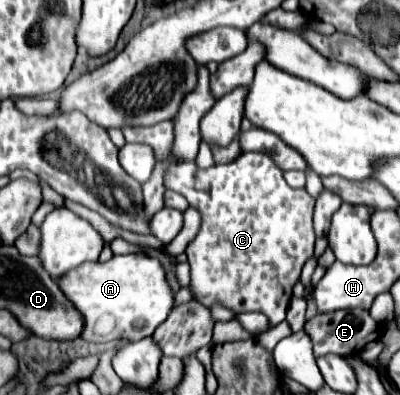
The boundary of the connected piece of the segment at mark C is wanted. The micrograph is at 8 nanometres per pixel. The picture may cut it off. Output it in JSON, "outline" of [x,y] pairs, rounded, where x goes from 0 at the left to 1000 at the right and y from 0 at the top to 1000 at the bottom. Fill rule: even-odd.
{"outline":[[[433,309],[388,314],[378,324],[308,324],[313,354],[323,365],[368,365],[383,375],[393,410],[423,410],[408,466],[418,481],[448,486],[468,501],[473,522],[498,532],[503,577],[493,597],[468,623],[468,653],[478,668],[478,729],[488,759],[533,775],[553,765],[583,790],[658,790],[678,830],[713,810],[713,790],[728,759],[728,734],[748,709],[753,678],[773,648],[783,648],[783,522],[788,501],[768,491],[763,476],[738,481],[708,456],[703,425],[678,405],[668,385],[608,385],[573,415],[533,415],[518,430],[503,430],[488,405],[438,405],[433,400]]]}

